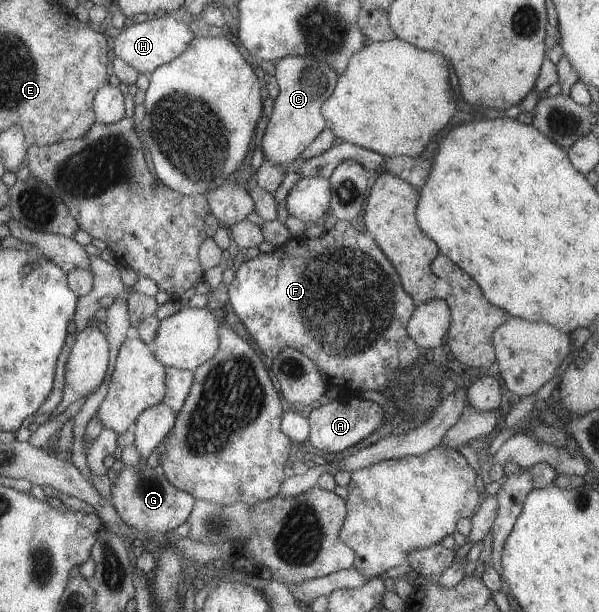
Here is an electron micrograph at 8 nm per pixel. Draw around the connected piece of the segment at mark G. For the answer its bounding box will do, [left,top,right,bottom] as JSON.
[110,458,195,533]

